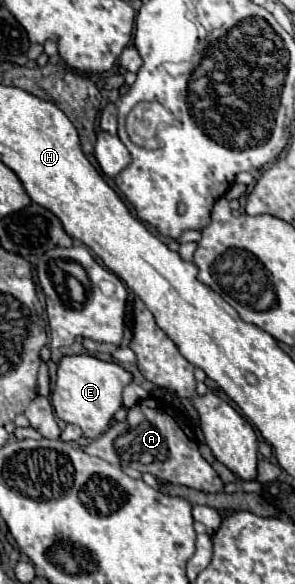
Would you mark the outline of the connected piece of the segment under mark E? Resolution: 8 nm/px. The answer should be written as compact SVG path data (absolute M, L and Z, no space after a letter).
M89 354L63 356L57 362L57 380L51 392L51 404L63 422L77 424L85 438L97 438L109 428L113 414L123 406L121 392L131 382L133 374L115 362L105 362Z

